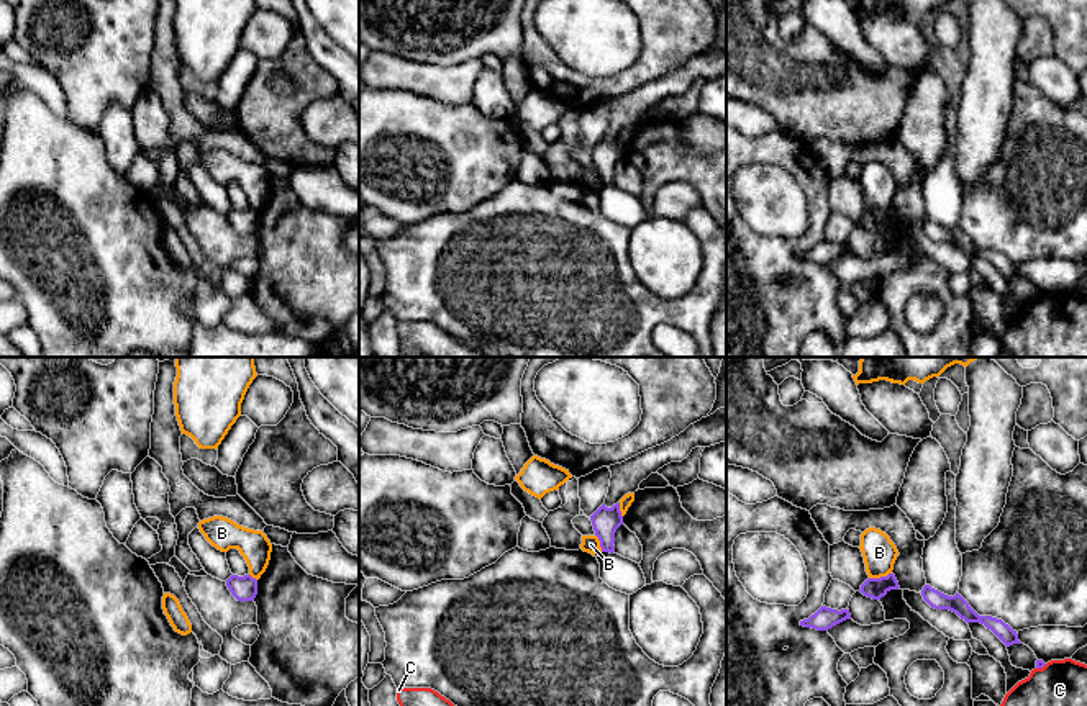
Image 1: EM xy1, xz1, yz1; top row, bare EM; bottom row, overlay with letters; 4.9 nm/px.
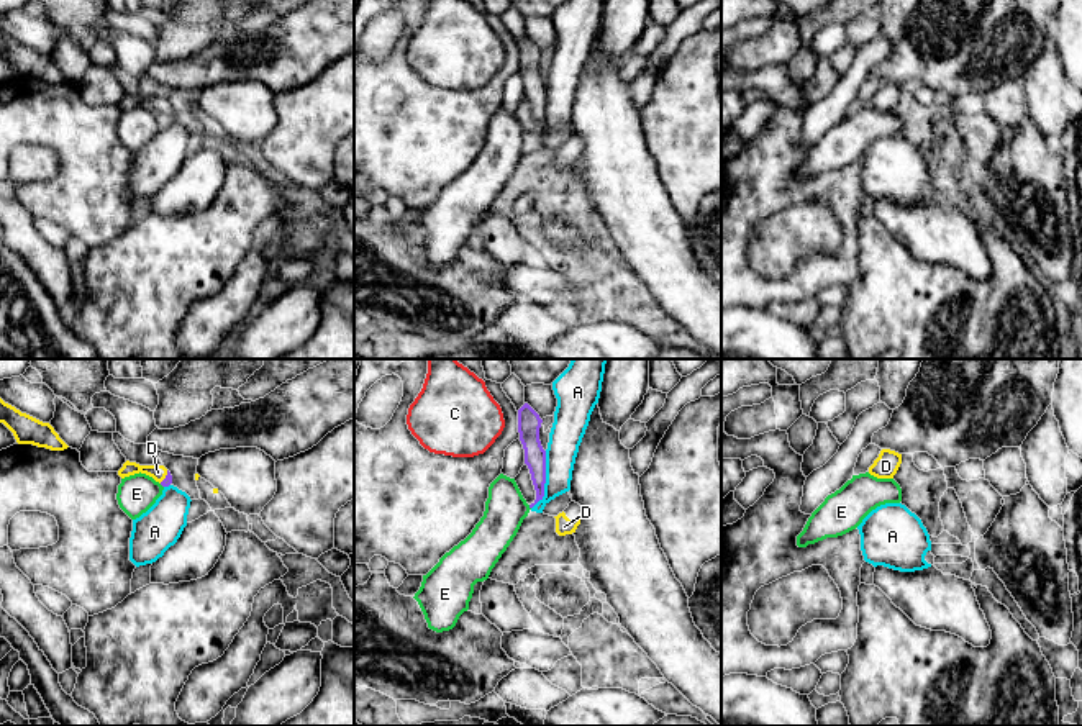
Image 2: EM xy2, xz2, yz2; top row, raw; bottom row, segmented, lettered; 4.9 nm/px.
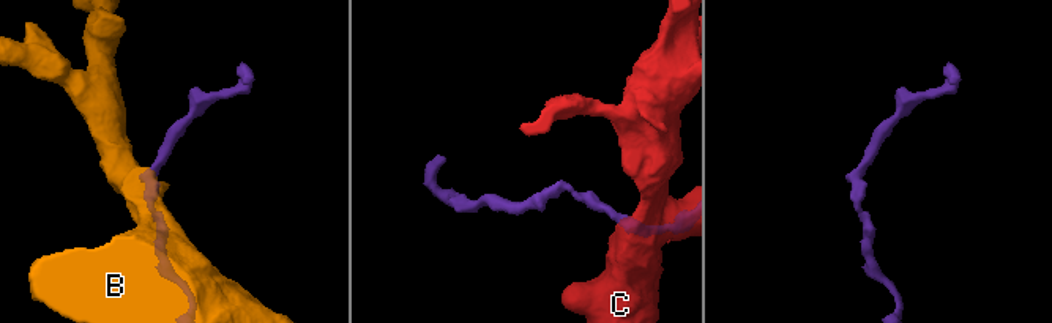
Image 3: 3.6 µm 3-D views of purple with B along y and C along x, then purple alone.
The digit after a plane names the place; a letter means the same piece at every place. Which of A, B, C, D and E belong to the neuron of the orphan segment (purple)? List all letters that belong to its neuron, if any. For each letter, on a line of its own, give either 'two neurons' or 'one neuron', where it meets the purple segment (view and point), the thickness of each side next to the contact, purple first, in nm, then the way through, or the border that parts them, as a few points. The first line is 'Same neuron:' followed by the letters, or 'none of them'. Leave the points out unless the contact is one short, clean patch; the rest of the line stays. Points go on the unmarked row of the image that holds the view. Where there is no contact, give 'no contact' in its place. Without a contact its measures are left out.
Same neuron: D
A: two neurons; meets purple in xz2 at (545, 113); 110 nm thick on the purple side, 160 nm on the other
B: two neurons; meets purple in yz1 at (881, 210); 100 nm thick on the purple side, 170 nm on the other; border along yz1 (891, 205), (869, 212)
C: two neurons; meets purple in yz1 at (1041, 300); 50 nm thick on the purple side, 360 nm on the other; border along yz1 (1046, 297), (1036, 302)
D: one neuron; meets purple in xy2 at (166, 110); 50 nm thick on the purple side, 80 nm on the other; runs through xy2 (168, 113), (166, 110), (158, 105)
E: two neurons; no contact

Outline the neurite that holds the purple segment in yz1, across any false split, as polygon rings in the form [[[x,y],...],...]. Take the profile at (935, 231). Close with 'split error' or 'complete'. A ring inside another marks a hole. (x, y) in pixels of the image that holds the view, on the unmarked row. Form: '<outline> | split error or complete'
[[[925,218],[921,223],[923,233],[935,242],[949,242],[956,246],[961,252],[969,256],[980,256],[987,262],[990,262],[1007,280],[1013,277],[1021,277],[1018,274],[1017,264],[1013,264],[1008,257],[1005,257],[1002,252],[992,251],[992,249],[979,249],[969,236],[956,226],[954,229],[948,229],[930,218]]] | complete

